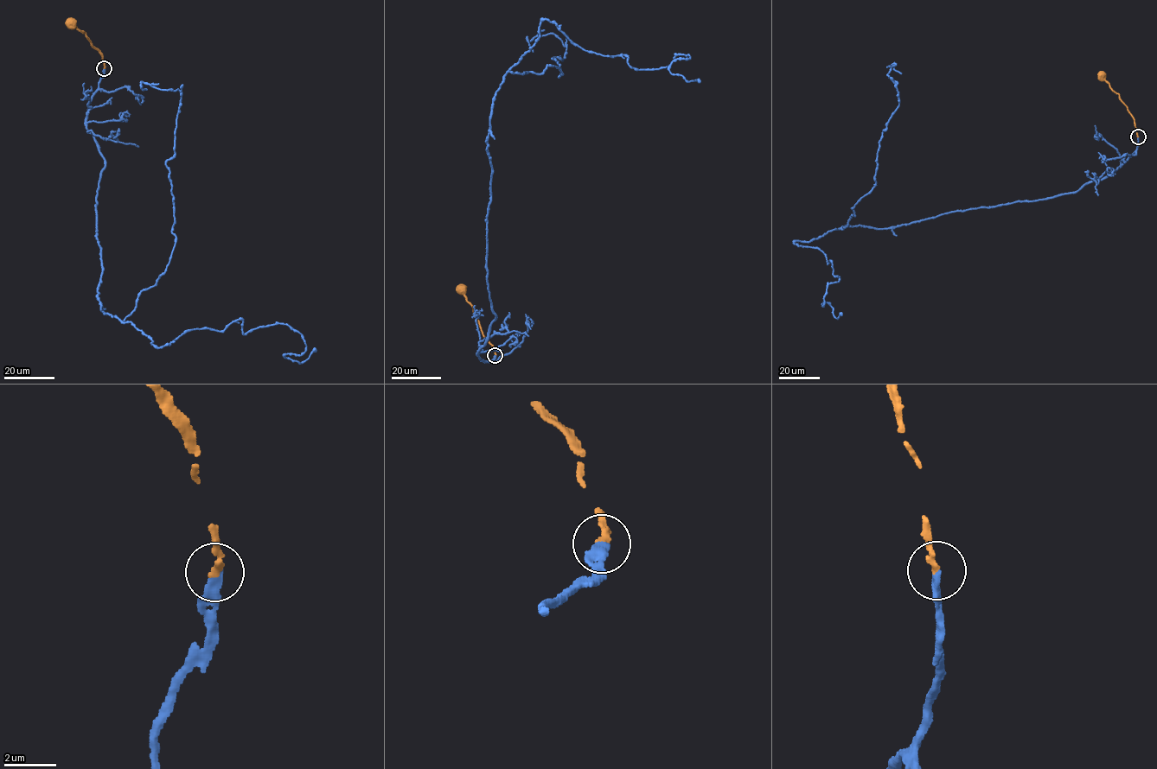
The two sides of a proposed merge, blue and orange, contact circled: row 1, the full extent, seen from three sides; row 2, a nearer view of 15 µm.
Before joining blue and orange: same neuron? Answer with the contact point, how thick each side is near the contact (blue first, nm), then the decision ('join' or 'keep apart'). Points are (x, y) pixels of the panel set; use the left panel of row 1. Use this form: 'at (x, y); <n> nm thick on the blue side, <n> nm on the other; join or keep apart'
at (104, 68); 320 nm thick on the blue side, 240 nm on the other; join

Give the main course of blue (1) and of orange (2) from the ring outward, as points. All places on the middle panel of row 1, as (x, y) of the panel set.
1: (495, 355), (477, 352), (495, 318), (491, 112), (540, 22), (639, 69), (688, 54), (669, 71), (699, 80)
2: (495, 355), (493, 346), (481, 330), (474, 308), (459, 289), (461, 288)

